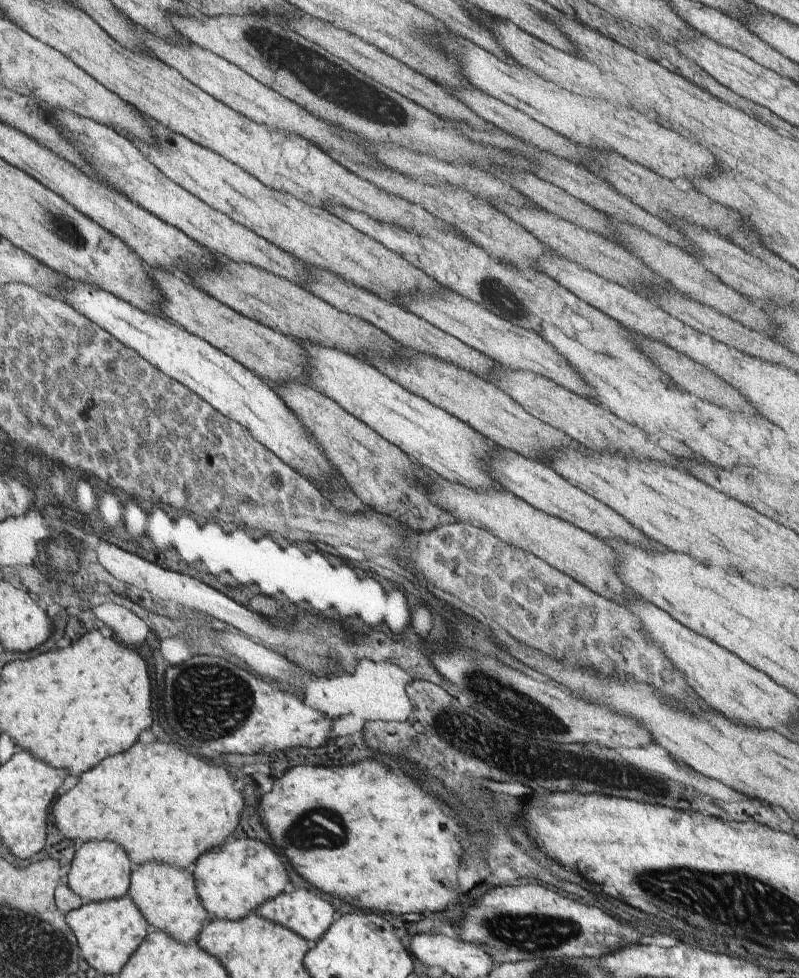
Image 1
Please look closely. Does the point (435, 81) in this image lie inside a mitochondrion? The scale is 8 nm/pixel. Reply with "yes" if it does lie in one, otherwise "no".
no

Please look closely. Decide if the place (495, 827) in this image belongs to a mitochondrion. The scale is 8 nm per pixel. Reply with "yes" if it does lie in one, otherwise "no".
no

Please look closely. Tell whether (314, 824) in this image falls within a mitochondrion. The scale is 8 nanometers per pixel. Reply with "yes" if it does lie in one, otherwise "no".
yes

